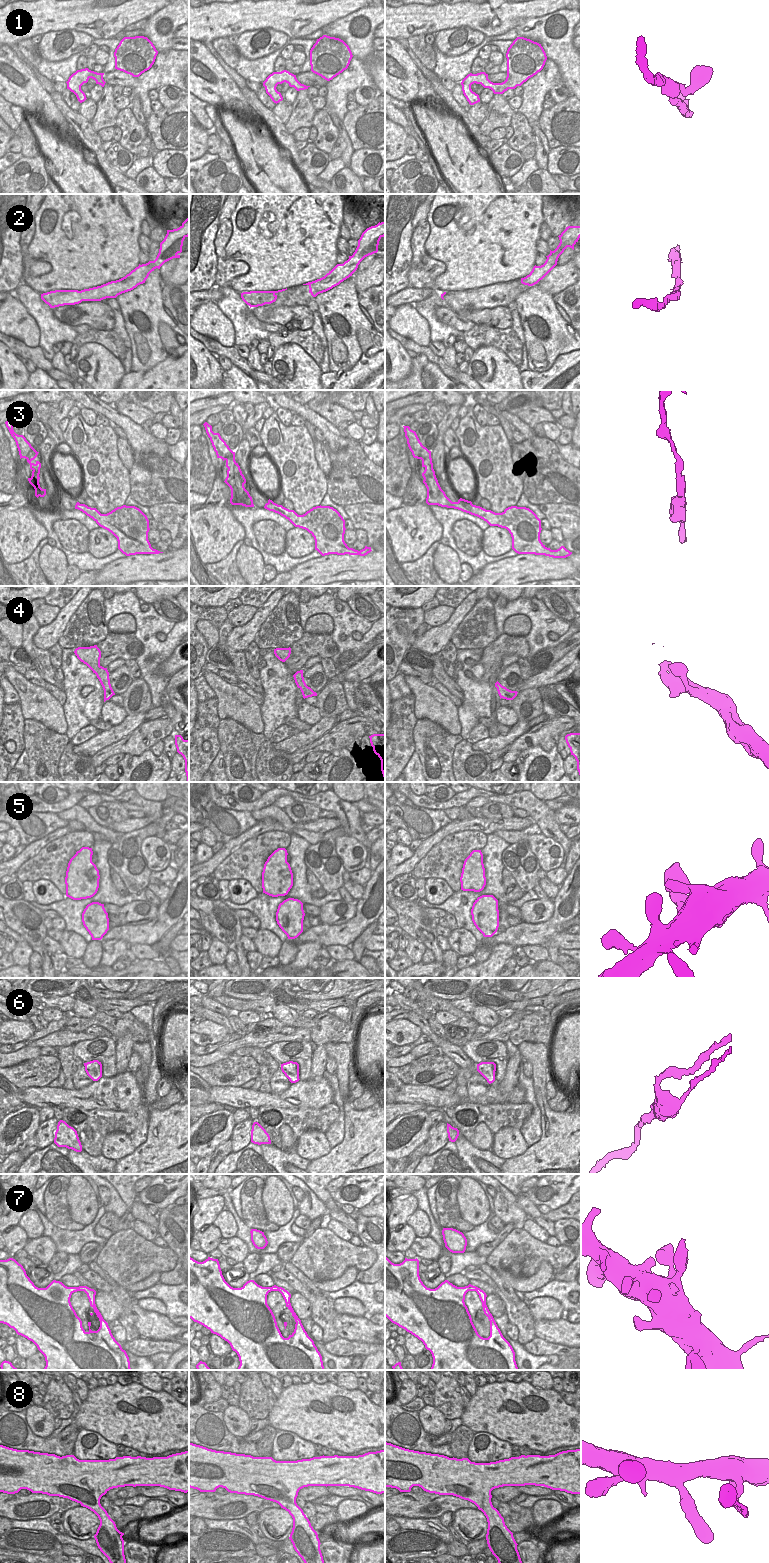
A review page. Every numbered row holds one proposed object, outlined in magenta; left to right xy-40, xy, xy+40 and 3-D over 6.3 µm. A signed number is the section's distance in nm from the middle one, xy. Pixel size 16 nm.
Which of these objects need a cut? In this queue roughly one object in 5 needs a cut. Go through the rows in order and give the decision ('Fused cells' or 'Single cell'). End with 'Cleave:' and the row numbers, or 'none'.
1: Single cell
2: Single cell
3: Single cell
4: Single cell
5: Single cell
6: Single cell
7: Single cell
8: Single cell
Cleave: none

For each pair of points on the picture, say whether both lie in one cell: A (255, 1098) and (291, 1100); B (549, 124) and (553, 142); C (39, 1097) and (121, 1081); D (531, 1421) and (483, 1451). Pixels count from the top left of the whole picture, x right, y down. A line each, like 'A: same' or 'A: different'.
A: same
B: same
C: same
D: different

